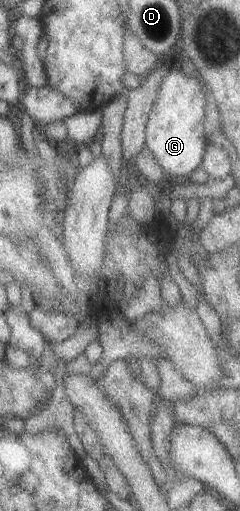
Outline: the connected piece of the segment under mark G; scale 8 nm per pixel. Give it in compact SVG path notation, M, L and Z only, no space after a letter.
M174 68L162 77L156 97L147 115L145 147L162 168L166 182L185 181L186 175L199 167L205 146L209 141L204 136L205 101L200 91L199 77L190 78Z

